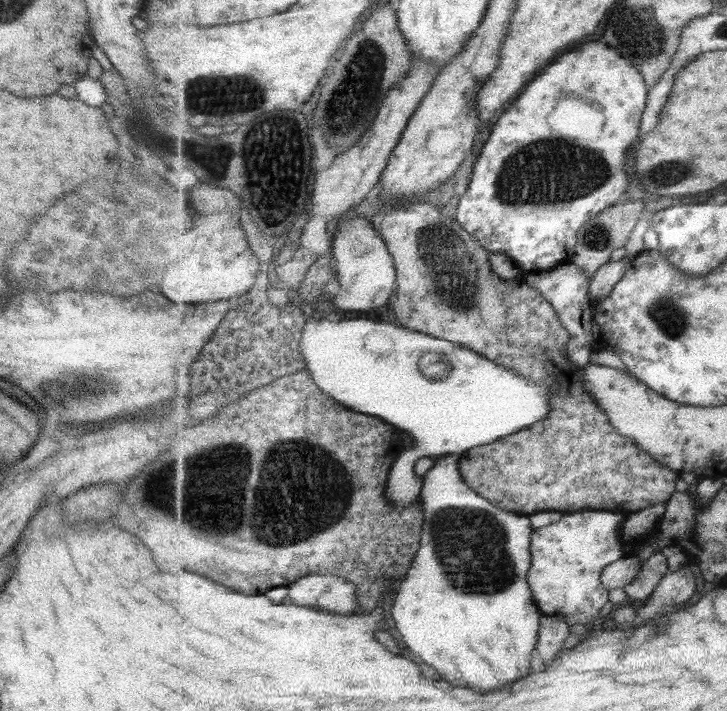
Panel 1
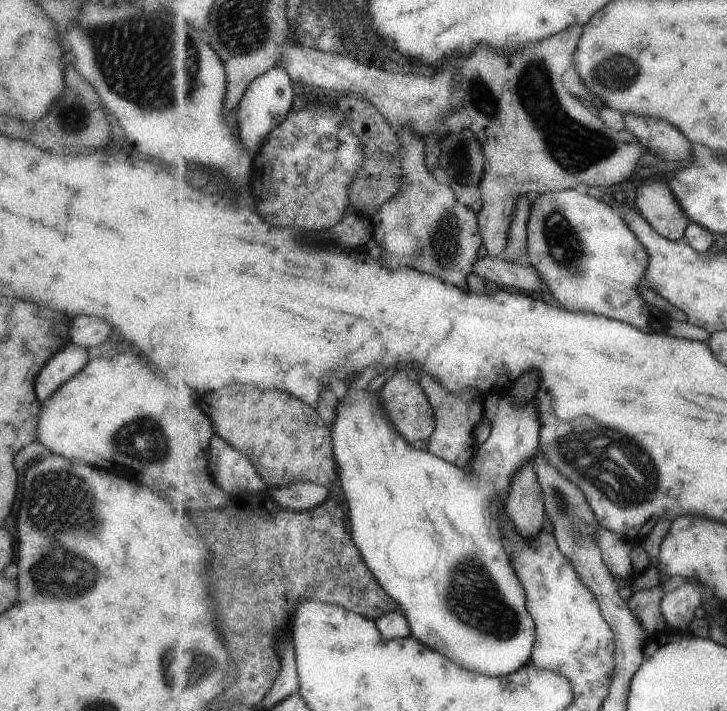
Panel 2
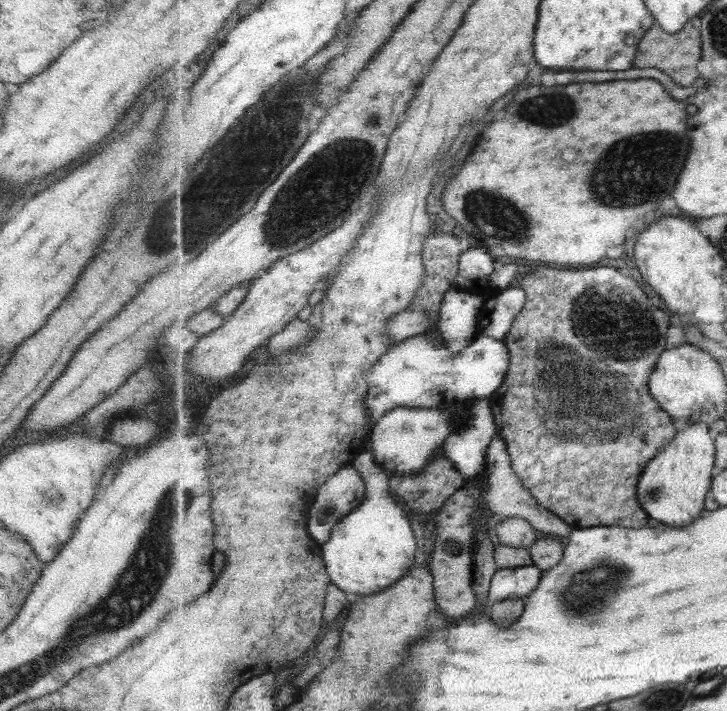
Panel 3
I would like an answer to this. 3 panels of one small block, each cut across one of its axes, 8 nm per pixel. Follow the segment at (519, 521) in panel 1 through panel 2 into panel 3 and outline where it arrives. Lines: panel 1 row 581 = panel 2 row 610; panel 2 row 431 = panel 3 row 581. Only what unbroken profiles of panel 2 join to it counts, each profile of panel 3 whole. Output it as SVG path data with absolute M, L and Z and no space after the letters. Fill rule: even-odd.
M365 451L354 459L353 467L361 474L367 482L367 498L365 502L357 507L351 514L343 517L335 527L331 540L323 546L323 556L327 560L326 569L330 573L331 580L345 592L355 592L355 594L375 594L380 593L395 582L399 582L411 567L417 564L420 555L420 538L413 532L411 522L401 506L397 506L394 495L389 488L390 476L374 457L374 454ZM535 564L500 568L490 586L490 604L521 596L527 598L539 586L543 573Z

